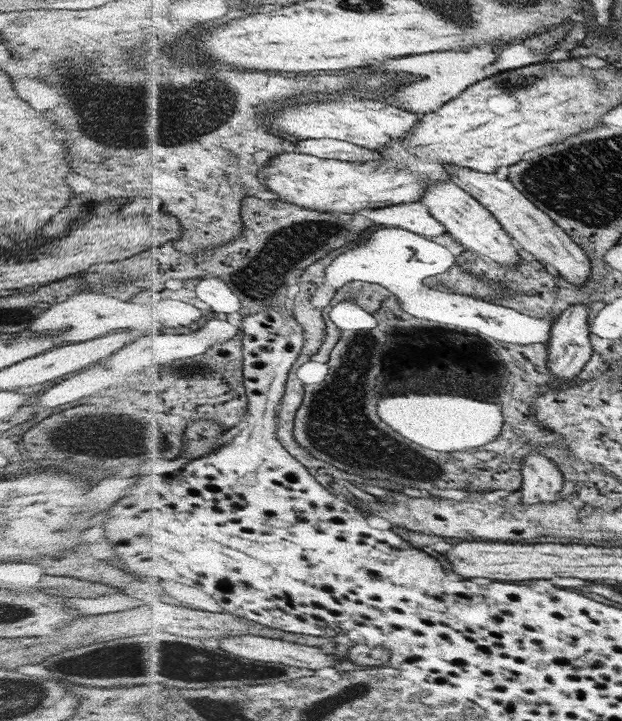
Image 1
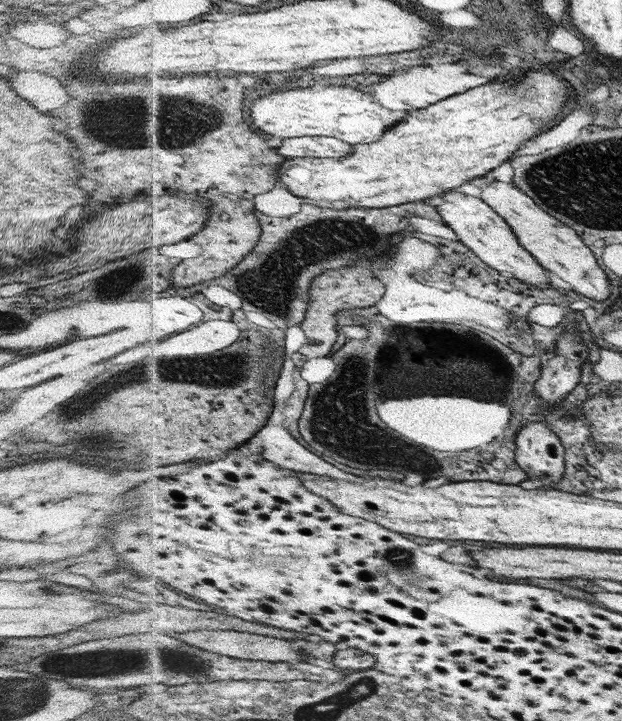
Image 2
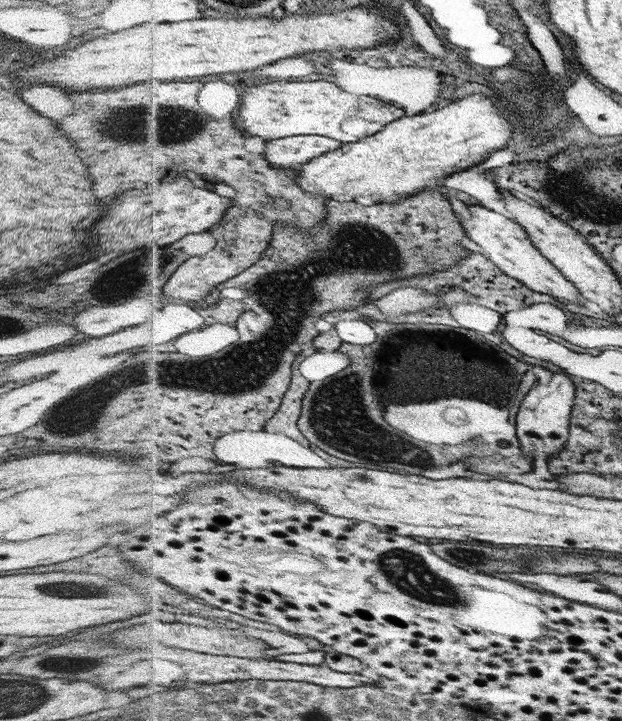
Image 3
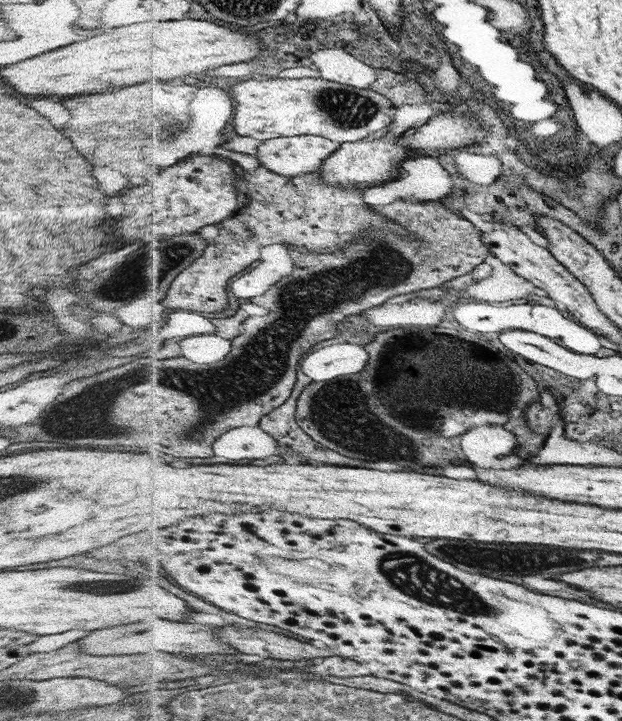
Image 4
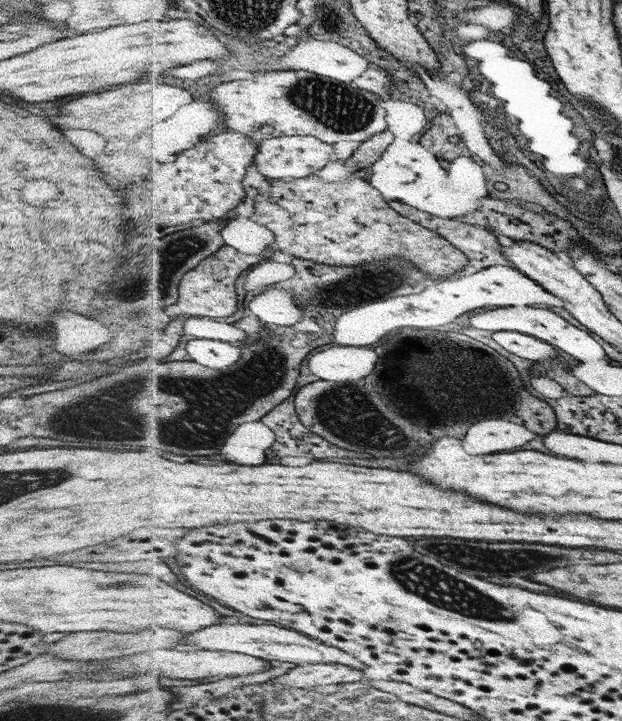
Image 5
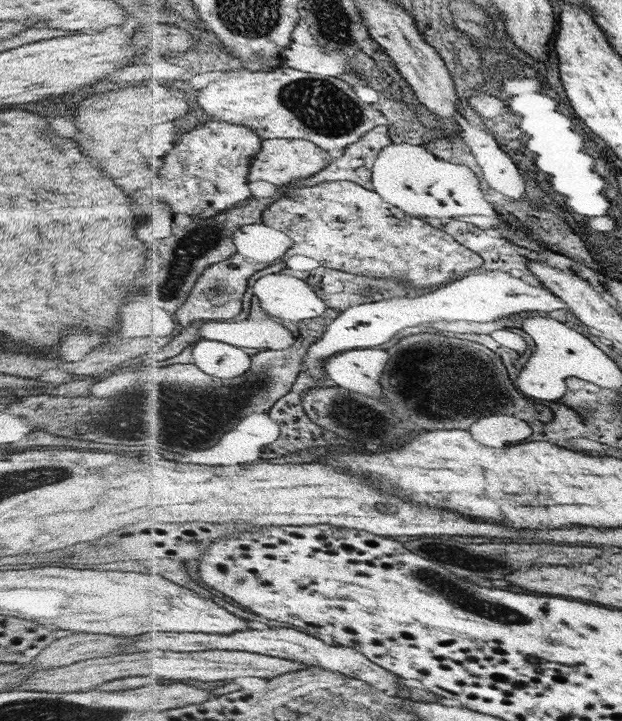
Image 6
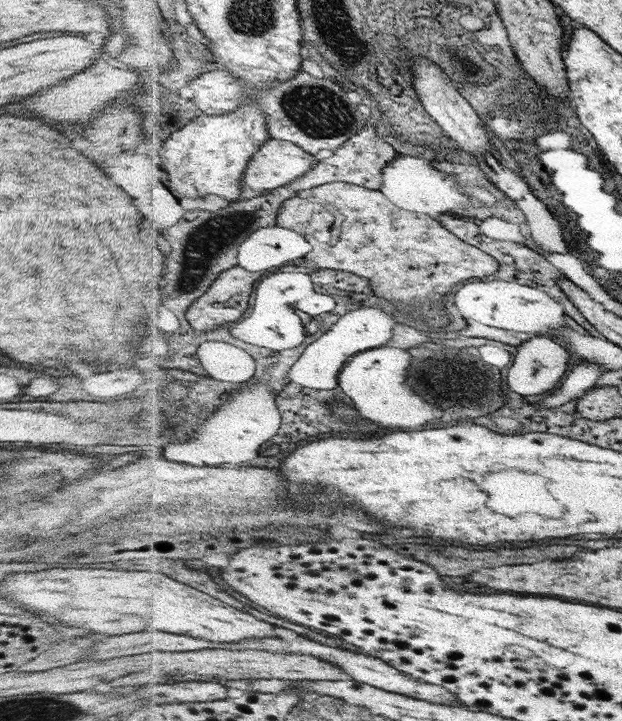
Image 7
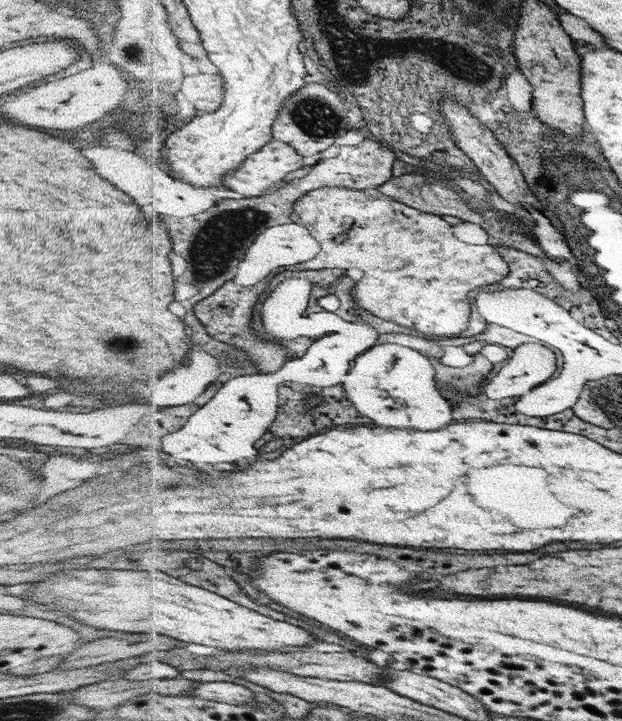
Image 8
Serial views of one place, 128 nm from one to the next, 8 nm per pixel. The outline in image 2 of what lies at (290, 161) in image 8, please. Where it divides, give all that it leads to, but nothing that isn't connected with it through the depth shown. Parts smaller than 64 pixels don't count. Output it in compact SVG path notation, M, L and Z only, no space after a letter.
M304 136L288 138L278 149L278 154L284 154L286 159L300 157L342 158L350 156L355 146L336 137Z

